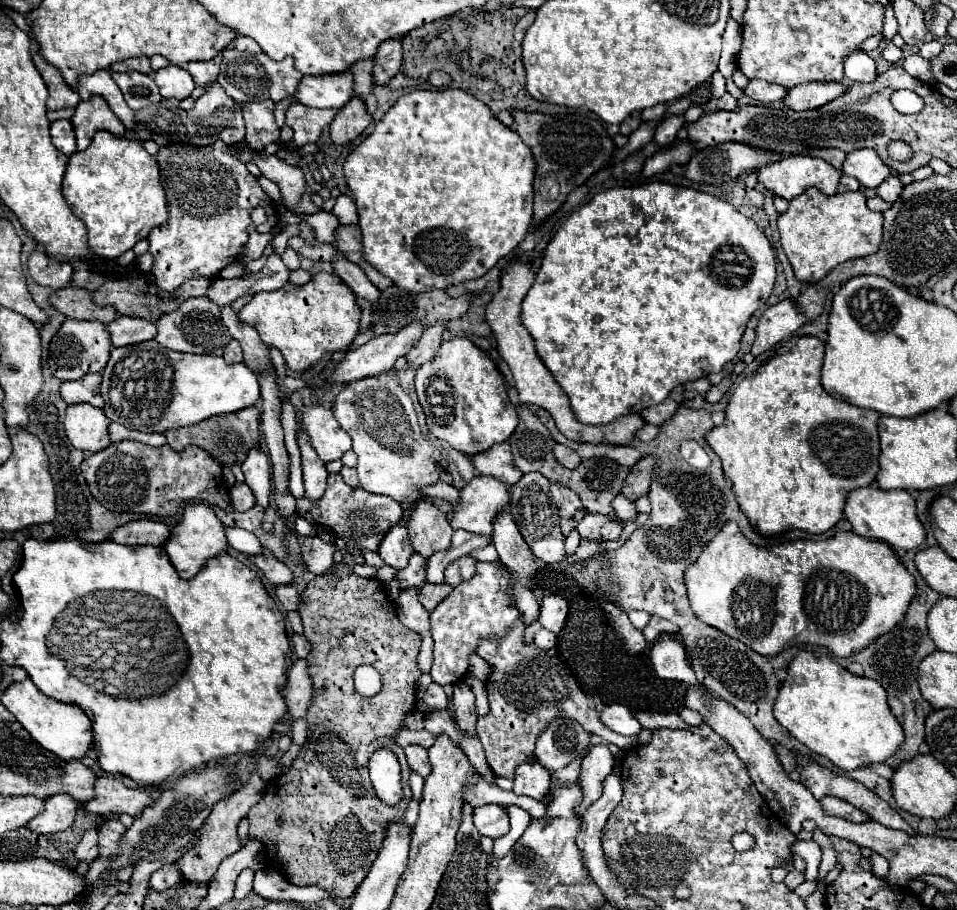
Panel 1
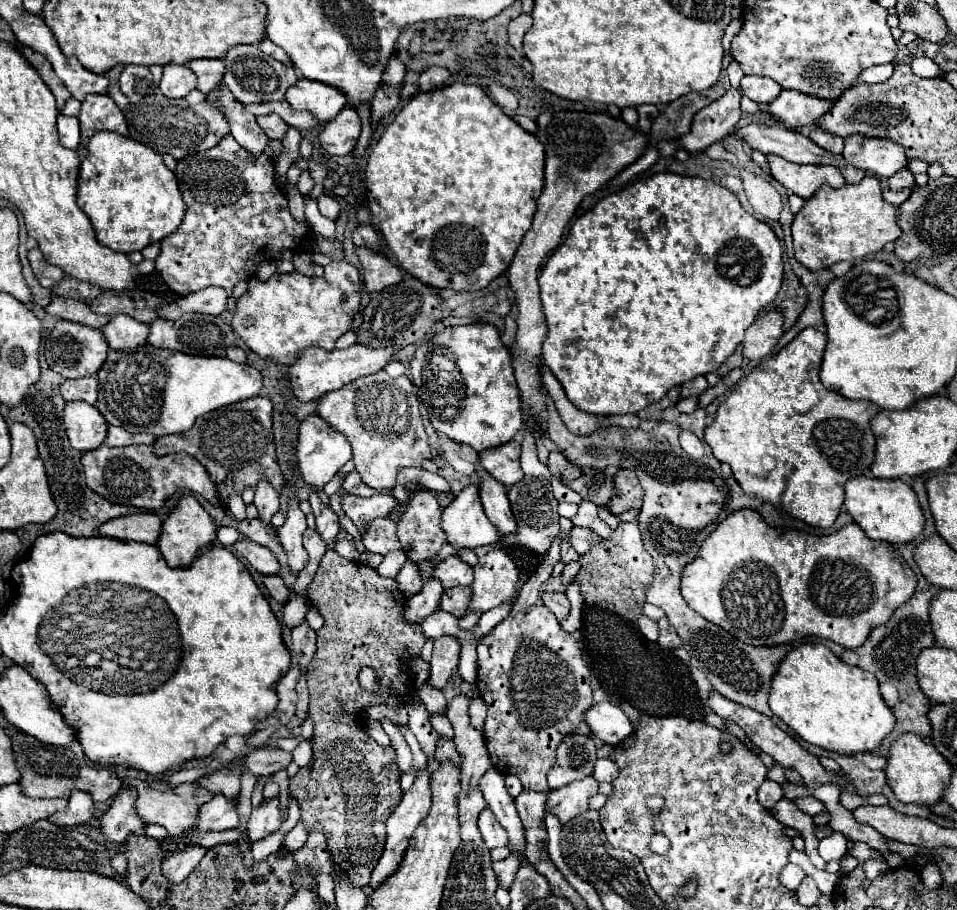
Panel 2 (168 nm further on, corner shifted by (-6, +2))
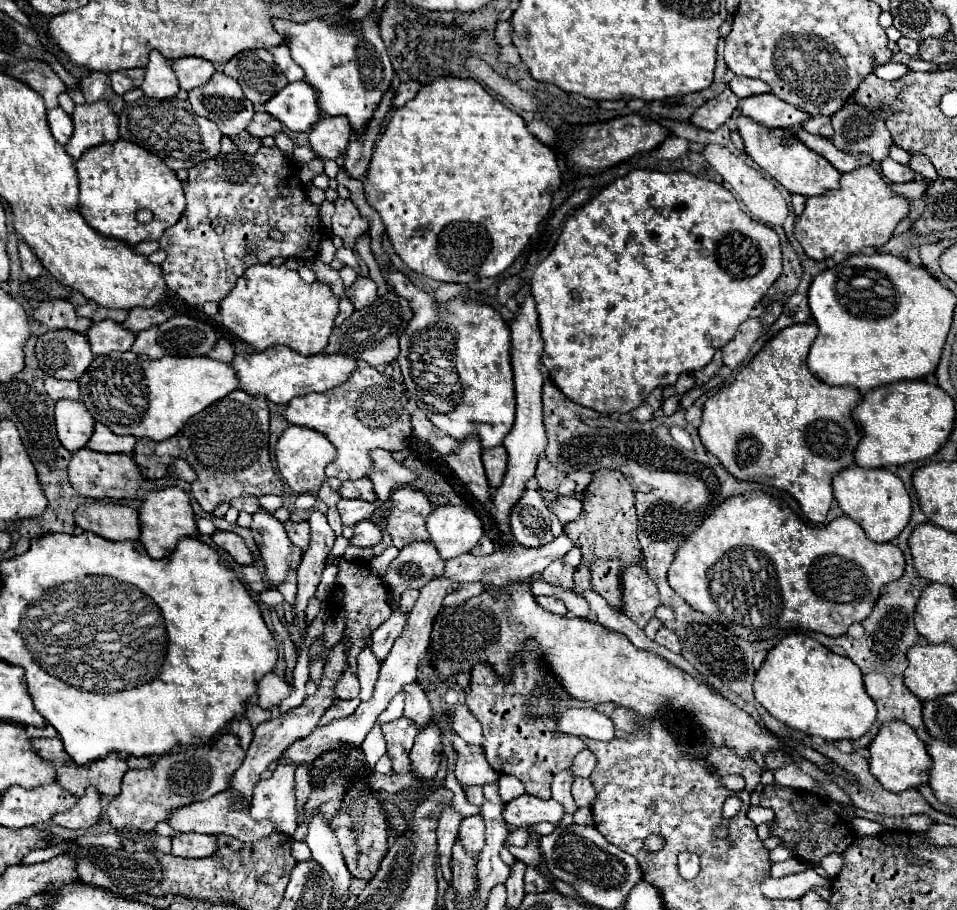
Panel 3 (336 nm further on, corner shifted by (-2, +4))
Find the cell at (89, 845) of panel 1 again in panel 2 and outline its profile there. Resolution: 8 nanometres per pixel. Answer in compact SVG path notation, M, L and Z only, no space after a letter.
M122 788L116 794L112 806L102 816L102 832L108 842L124 842L128 836L144 836L144 822L136 812L136 790Z

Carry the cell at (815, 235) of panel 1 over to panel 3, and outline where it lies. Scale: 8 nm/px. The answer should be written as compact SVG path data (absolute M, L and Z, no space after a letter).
M862 166L850 174L842 174L840 184L842 186L836 190L808 198L804 212L796 218L794 236L812 260L832 258L836 252L854 256L884 246L892 238L898 222L902 222L910 210L908 200L892 194L890 186L872 166Z

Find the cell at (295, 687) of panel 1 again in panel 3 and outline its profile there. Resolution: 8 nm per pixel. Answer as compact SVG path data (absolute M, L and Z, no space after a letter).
M270 672L258 682L258 706L272 710L280 706L280 702L288 698L290 692L292 692L292 686L284 680L284 676Z

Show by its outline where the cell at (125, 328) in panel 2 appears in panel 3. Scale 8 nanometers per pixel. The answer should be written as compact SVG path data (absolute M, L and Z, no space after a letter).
M102 320L90 326L86 332L92 352L94 354L108 354L108 352L126 352L132 348L136 334L124 328L122 324L116 324L114 320Z

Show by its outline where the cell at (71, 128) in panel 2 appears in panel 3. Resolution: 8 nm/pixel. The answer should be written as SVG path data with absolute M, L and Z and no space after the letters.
M58 106L58 108L48 110L48 124L54 138L64 146L72 136L72 118Z

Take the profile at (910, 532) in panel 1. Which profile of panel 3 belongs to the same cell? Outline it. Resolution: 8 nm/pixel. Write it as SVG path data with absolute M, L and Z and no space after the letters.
M854 464L836 474L836 478L832 480L832 488L842 512L850 516L854 522L858 522L864 528L866 536L874 542L892 542L894 538L898 538L898 534L906 528L910 520L910 496L904 488L904 482L890 470L864 470Z

